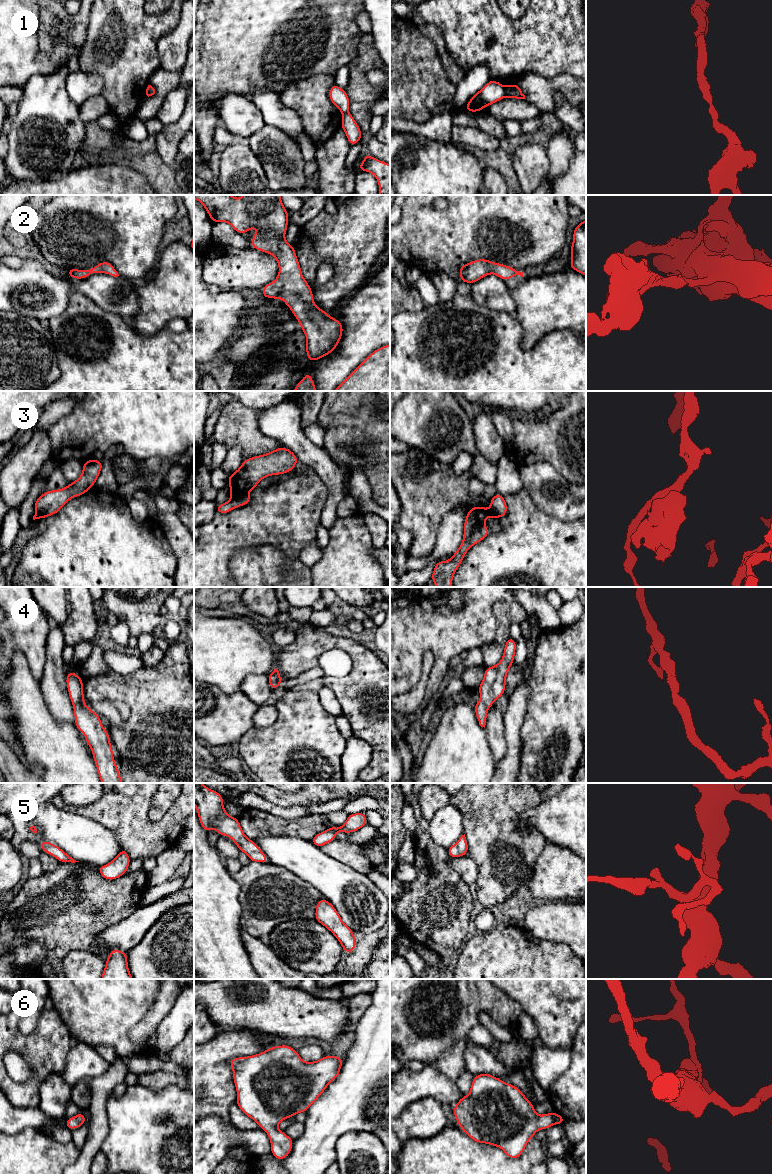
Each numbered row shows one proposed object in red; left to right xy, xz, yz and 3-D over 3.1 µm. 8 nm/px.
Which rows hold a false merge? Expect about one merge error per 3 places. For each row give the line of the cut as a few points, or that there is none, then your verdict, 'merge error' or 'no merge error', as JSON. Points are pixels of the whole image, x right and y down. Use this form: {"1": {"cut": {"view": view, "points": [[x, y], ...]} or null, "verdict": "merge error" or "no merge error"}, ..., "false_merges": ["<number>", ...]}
{"1": {"cut": {"view": "yz", "points": [[504, 87], [505, 95]]}, "verdict": "merge error"}, "2": {"cut": null, "verdict": "no merge error"}, "3": {"cut": {"view": "xz", "points": [[247, 493], [231, 499]]}, "verdict": "merge error"}, "4": {"cut": null, "verdict": "no merge error"}, "5": {"cut": null, "verdict": "no merge error"}, "6": {"cut": null, "verdict": "no merge error"}, "false_merges": ["1", "3"]}

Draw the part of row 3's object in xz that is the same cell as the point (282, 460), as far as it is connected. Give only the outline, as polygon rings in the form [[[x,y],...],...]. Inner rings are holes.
[[[283,446],[269,453],[245,459],[240,468],[229,475],[231,499],[248,494],[265,477],[289,473],[297,464],[297,456]]]

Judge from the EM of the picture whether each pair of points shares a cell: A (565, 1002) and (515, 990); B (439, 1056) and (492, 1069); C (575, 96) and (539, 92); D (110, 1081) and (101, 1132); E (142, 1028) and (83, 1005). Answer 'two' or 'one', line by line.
A: one
B: two
C: one
D: one
E: two

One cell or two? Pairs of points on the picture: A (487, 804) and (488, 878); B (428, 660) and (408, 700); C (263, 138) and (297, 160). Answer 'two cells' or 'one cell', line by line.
A: one cell
B: one cell
C: two cells

